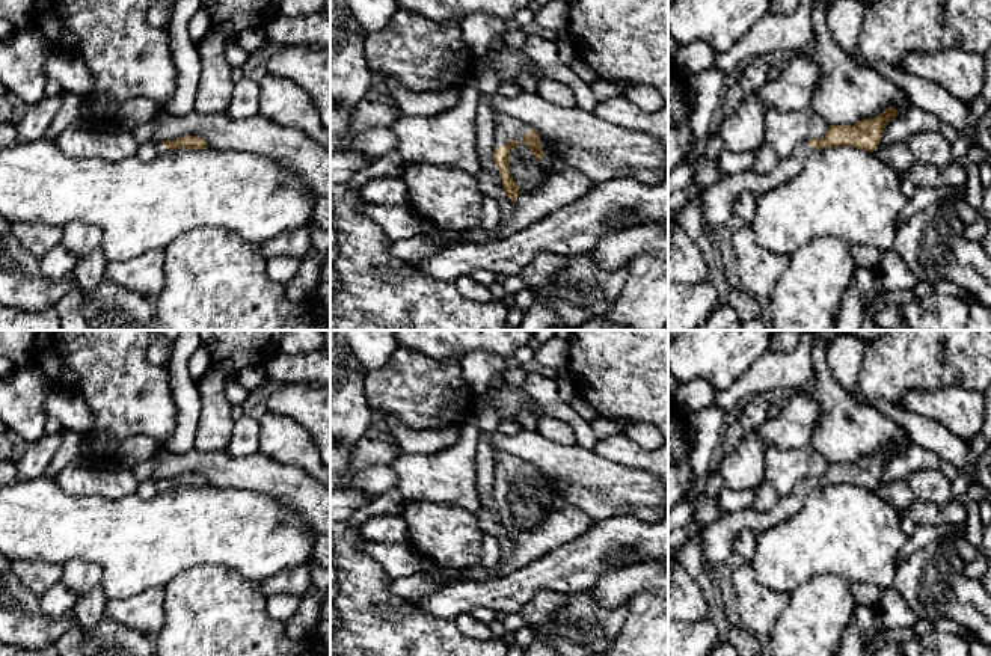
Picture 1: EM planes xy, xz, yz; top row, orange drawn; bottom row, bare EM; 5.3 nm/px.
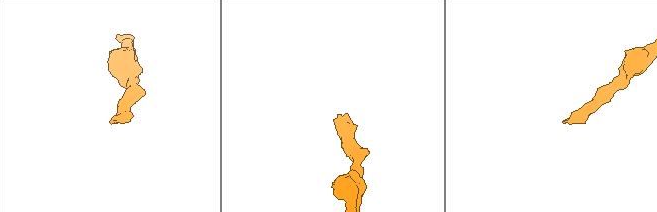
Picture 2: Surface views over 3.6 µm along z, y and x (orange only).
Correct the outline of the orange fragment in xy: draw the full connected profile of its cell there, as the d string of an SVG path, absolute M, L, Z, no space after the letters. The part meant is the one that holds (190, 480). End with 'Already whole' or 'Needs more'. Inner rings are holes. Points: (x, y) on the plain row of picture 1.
M184 474L175 478L164 478L164 480L155 481L157 493L164 493L172 487L181 487L181 486L204 487L204 486L208 486L208 483L199 474Z. Needs more

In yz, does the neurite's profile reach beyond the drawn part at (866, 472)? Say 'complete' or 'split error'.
split error

